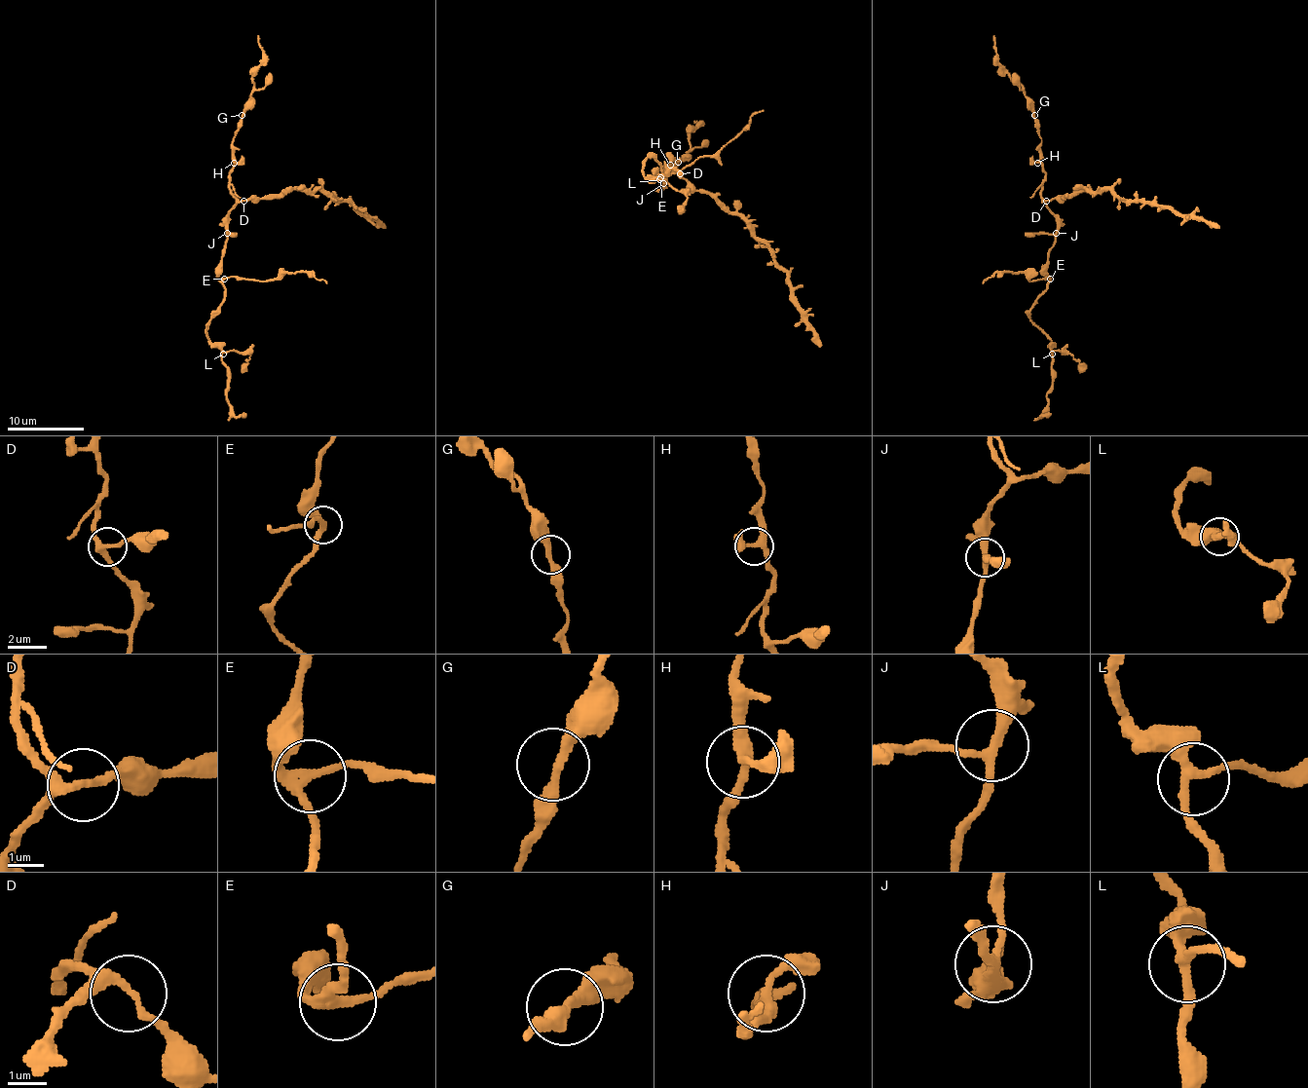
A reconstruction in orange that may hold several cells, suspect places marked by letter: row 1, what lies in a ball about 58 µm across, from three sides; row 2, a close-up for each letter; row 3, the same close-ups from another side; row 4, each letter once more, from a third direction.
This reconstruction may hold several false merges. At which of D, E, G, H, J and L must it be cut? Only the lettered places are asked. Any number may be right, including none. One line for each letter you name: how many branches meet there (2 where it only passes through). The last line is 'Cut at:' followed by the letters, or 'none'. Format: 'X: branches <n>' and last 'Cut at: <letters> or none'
D: branches 3
E: branches 3
Cut at: D, E

